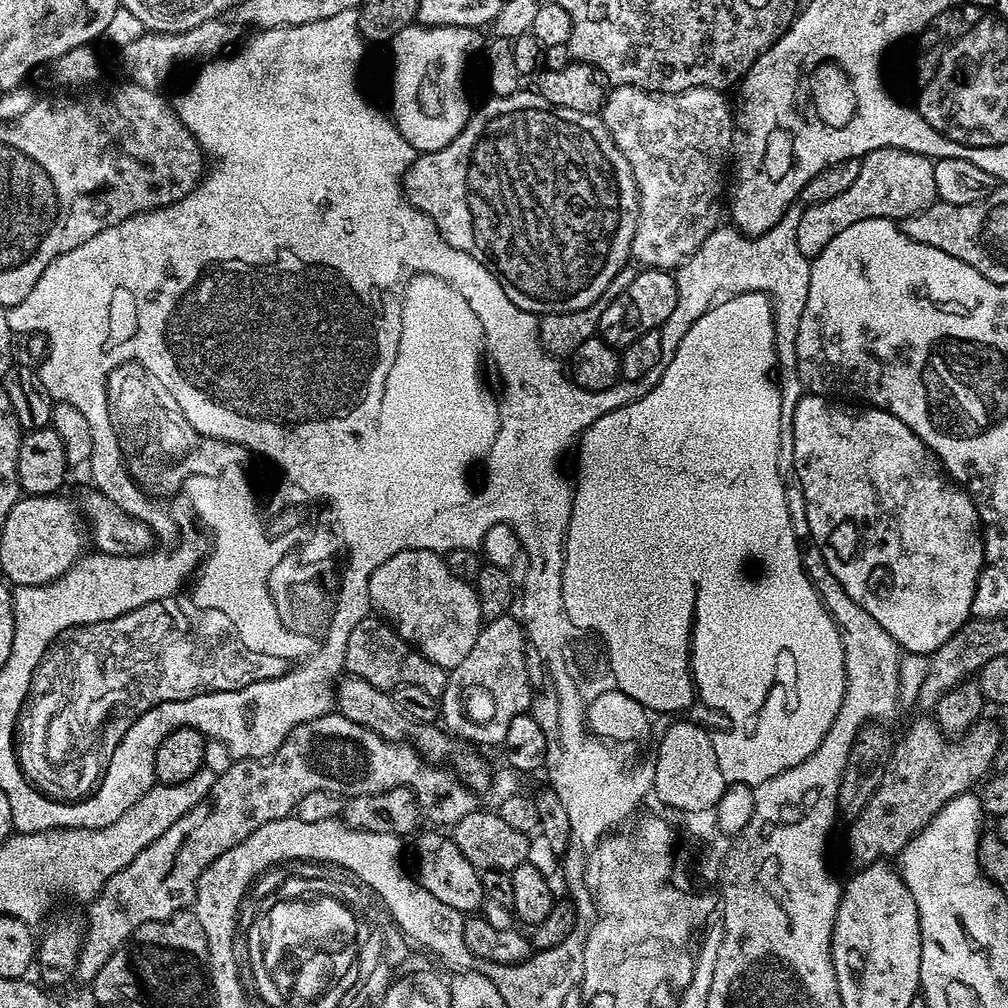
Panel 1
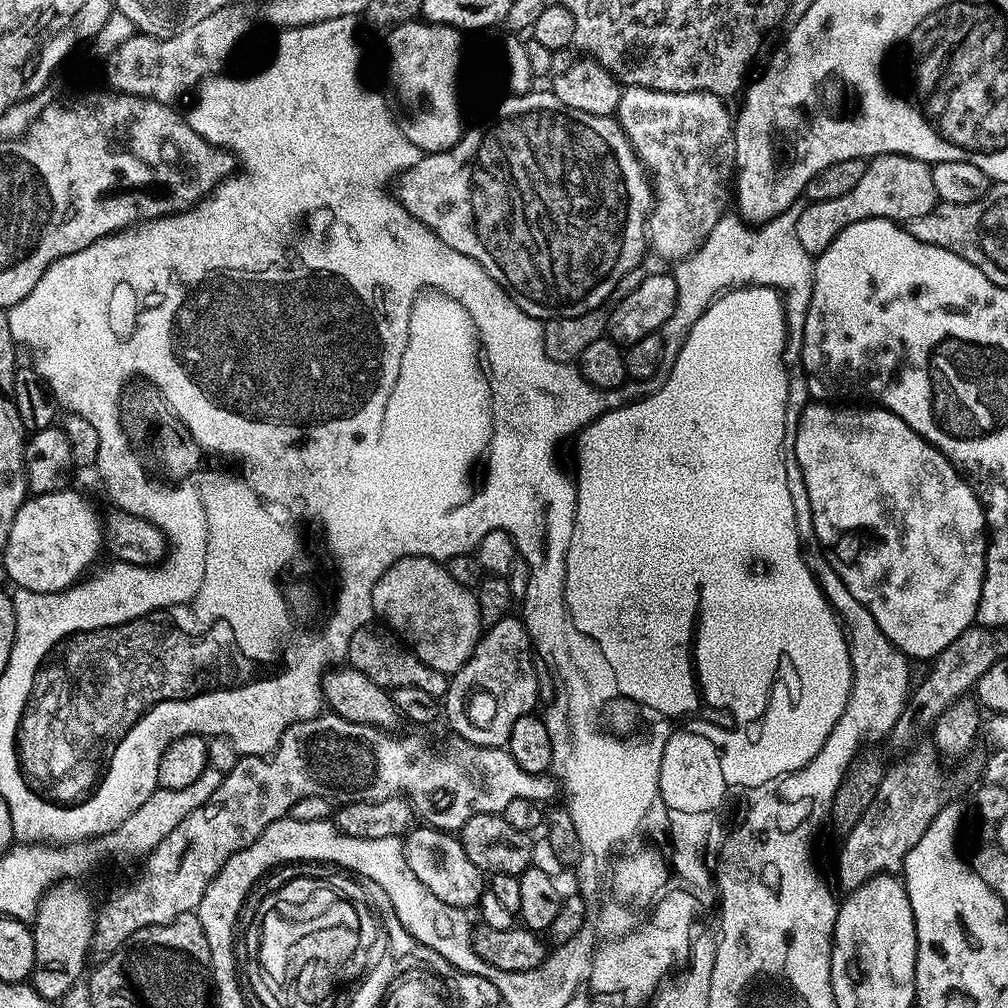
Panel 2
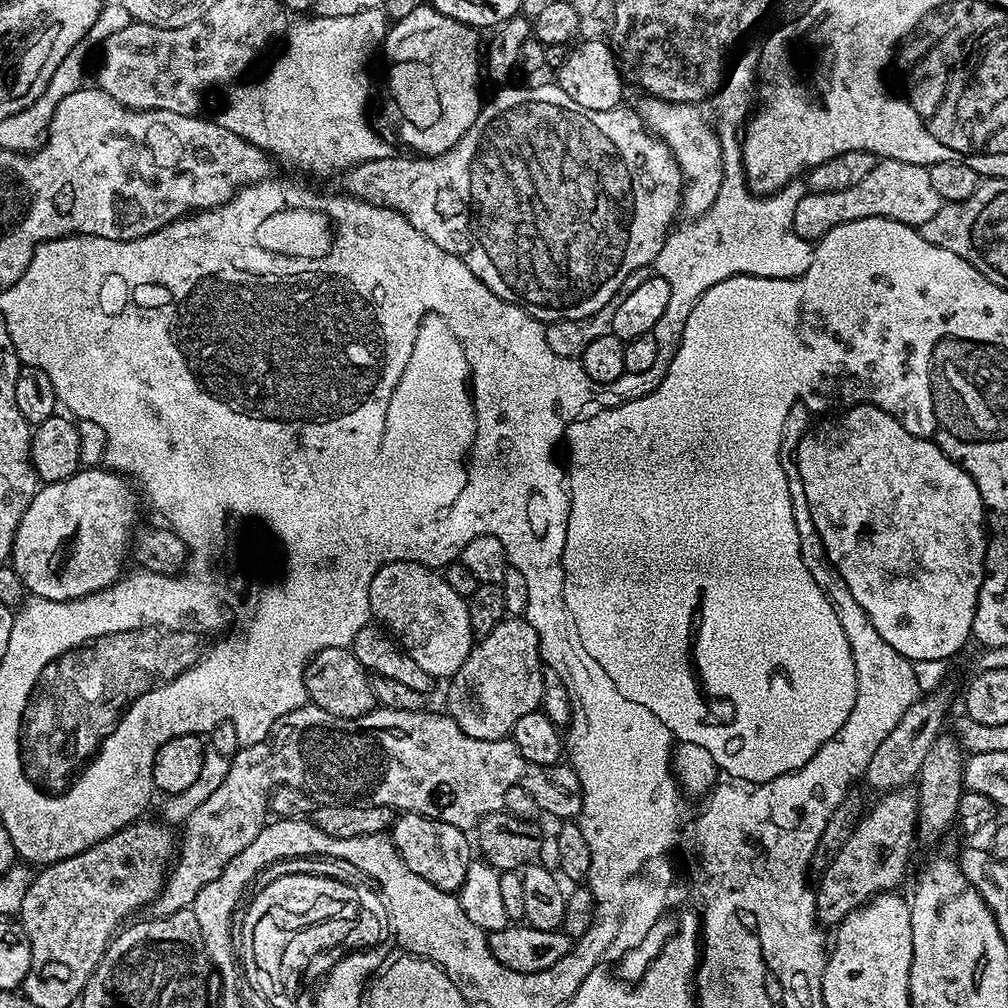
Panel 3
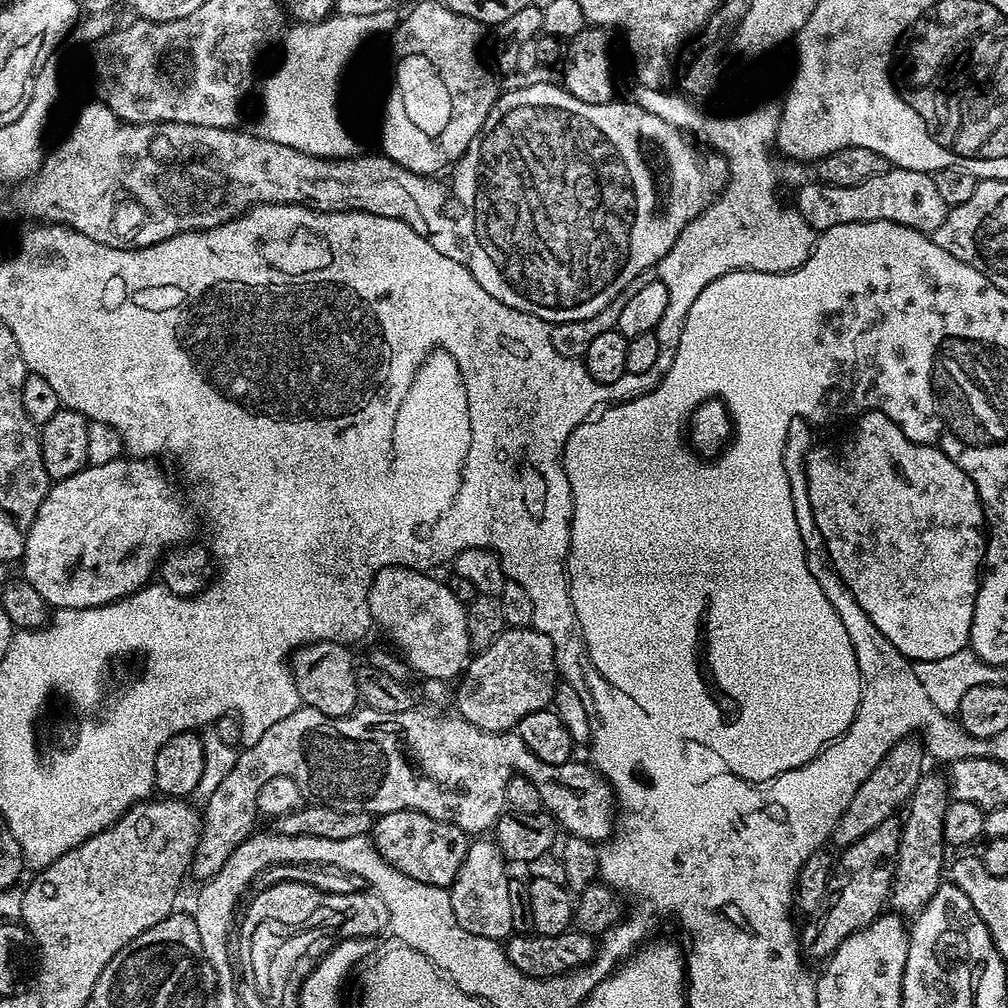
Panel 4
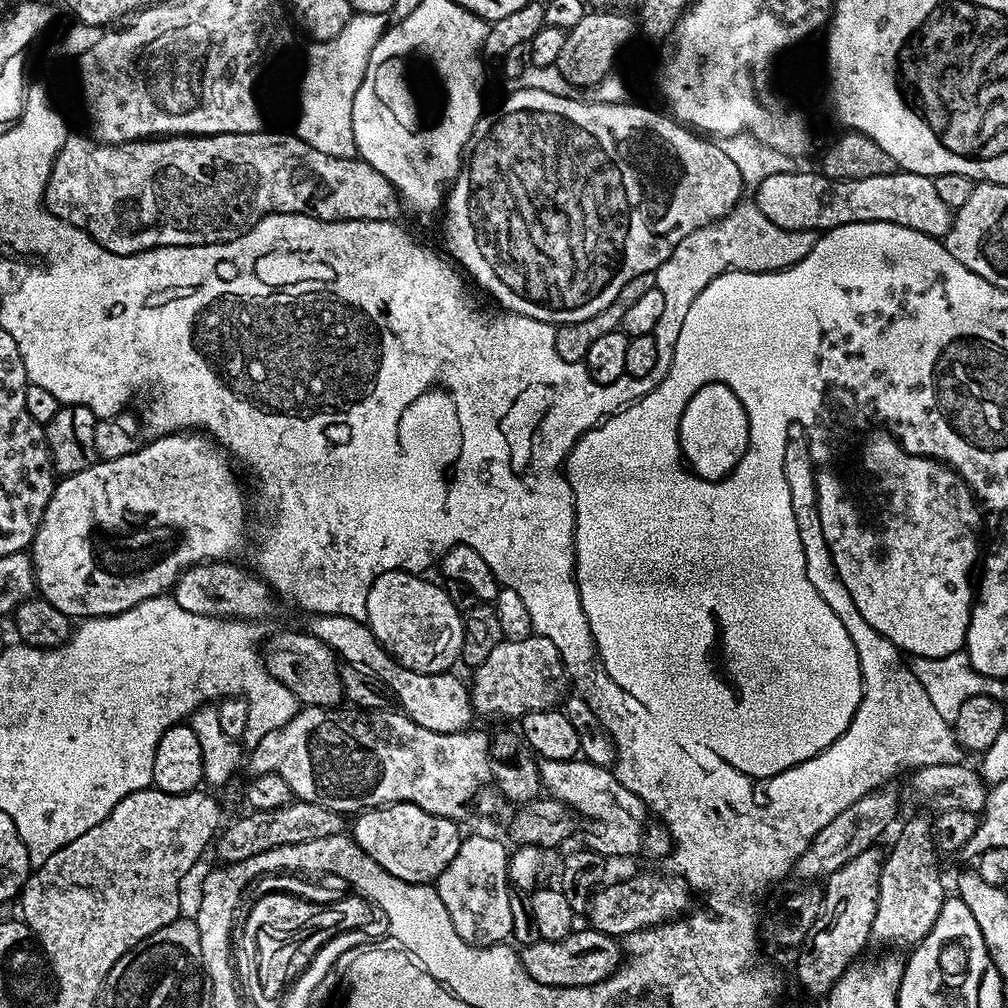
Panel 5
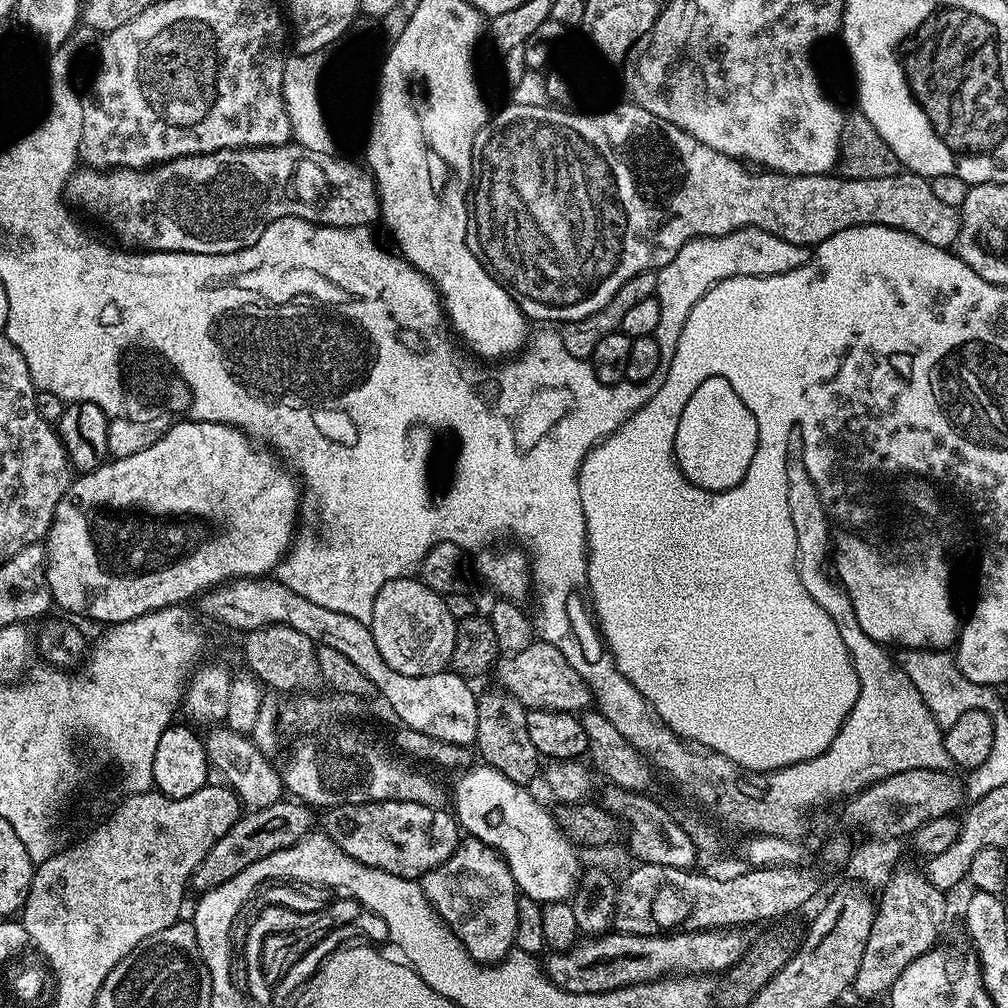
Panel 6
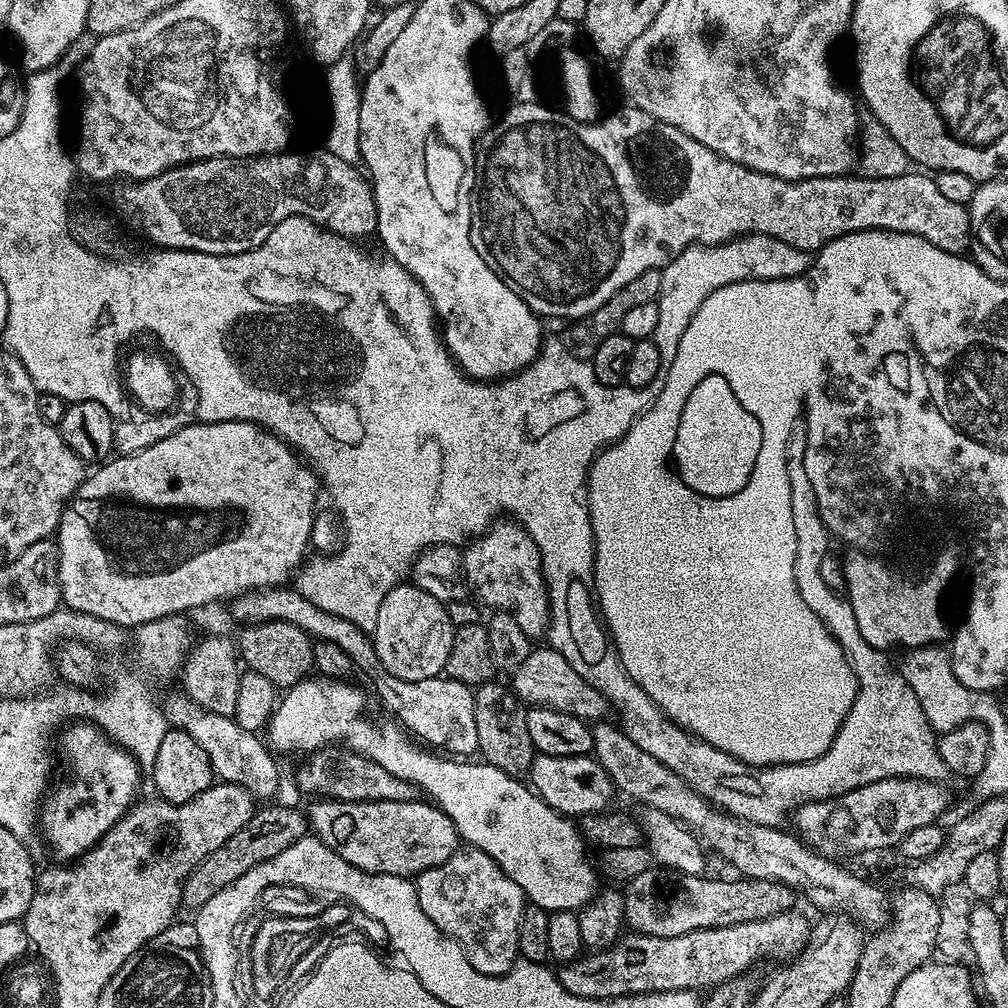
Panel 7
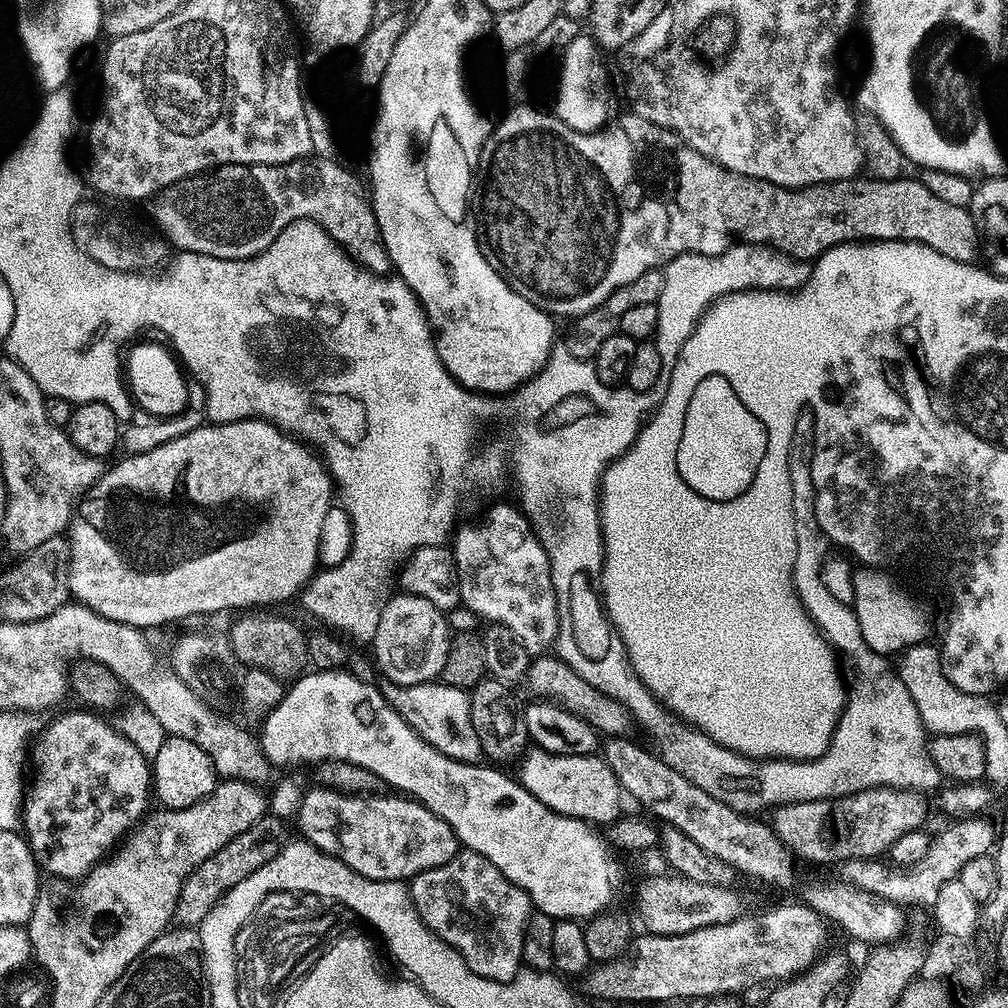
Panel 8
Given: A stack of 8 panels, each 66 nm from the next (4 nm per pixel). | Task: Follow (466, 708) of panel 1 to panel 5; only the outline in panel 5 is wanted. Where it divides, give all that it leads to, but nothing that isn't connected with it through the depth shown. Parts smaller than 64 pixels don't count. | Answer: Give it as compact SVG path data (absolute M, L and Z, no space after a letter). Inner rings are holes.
M531 634L521 640L503 639L471 673L470 691L472 693L473 713L484 716L513 716L519 718L527 712L537 712L547 708L556 708L565 699L570 688L568 669L564 667L562 658L558 654L558 646L550 642L550 638Z

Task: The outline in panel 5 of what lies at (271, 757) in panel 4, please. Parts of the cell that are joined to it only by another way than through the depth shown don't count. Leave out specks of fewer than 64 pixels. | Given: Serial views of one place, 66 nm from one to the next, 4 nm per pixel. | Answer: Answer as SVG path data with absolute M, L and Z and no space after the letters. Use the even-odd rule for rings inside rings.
M301 707L279 732L254 745L252 757L249 760L247 757L246 764L257 776L265 776L268 772L281 776L295 799L314 802L335 812L359 814L369 808L383 808L386 804L413 804L430 814L457 822L467 818L468 803L472 799L475 801L481 795L480 787L492 780L490 736L484 732L426 730L426 726L418 726L418 722L399 710L340 711ZM585 758L575 760L540 760L540 782L549 797L560 800L571 808L577 817L585 816L593 824L592 837L587 847L605 858L632 856L641 851L646 857L667 859L671 855L671 831L657 821L649 820L648 808L634 794L618 782L611 767L591 764Z

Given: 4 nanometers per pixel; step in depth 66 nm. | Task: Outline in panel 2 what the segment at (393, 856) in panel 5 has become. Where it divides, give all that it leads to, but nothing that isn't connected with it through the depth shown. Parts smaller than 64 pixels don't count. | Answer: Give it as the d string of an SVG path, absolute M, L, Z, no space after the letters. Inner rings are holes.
M416 826L403 837L404 853L410 870L414 870L418 882L455 908L471 909L486 890L486 876L470 862L459 839L451 832L431 826Z

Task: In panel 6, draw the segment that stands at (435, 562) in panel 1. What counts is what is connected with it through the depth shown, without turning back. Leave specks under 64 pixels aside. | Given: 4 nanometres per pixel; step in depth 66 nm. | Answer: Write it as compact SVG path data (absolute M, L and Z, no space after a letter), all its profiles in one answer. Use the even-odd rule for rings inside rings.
M406 575L388 580L386 586L378 590L370 627L378 646L378 654L386 658L386 666L398 670L398 674L421 676L443 672L451 665L456 621L447 609L441 593L426 586L423 579Z

